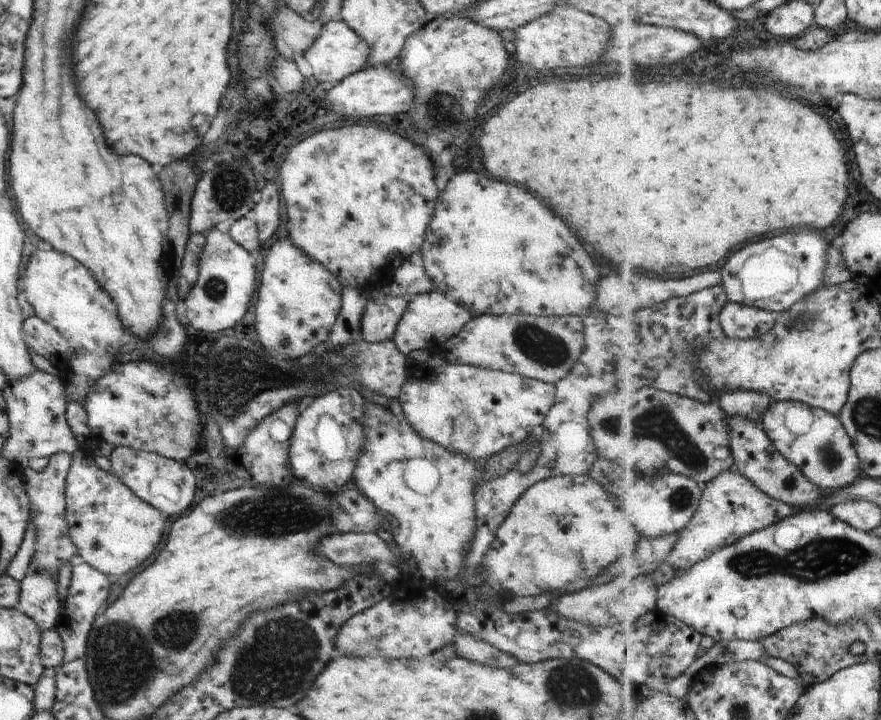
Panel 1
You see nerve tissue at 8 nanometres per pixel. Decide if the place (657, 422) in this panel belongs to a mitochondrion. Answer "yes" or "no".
yes

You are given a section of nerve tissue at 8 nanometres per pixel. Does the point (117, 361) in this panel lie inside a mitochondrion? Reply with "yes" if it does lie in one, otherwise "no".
no

